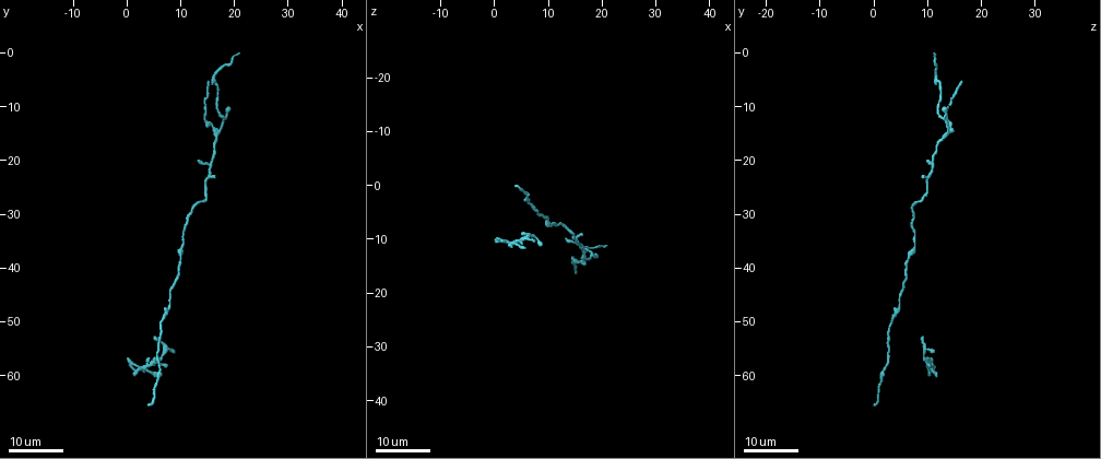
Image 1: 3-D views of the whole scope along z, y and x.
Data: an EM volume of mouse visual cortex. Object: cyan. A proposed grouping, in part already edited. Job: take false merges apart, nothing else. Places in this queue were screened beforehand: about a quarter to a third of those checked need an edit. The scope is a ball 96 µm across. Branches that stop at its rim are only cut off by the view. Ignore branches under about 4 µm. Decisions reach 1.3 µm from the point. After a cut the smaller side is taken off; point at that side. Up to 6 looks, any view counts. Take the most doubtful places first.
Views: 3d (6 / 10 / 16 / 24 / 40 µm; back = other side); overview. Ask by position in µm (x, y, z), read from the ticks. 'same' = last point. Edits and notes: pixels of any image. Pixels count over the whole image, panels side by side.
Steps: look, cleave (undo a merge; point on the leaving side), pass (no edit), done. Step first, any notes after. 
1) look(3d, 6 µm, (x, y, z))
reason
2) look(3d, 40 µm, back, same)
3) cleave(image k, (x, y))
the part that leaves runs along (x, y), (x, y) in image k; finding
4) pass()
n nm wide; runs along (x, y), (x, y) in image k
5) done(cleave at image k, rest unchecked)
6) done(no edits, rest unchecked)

look(3d, 24 µm, (16.5, 15.0, 13.5))
a fork

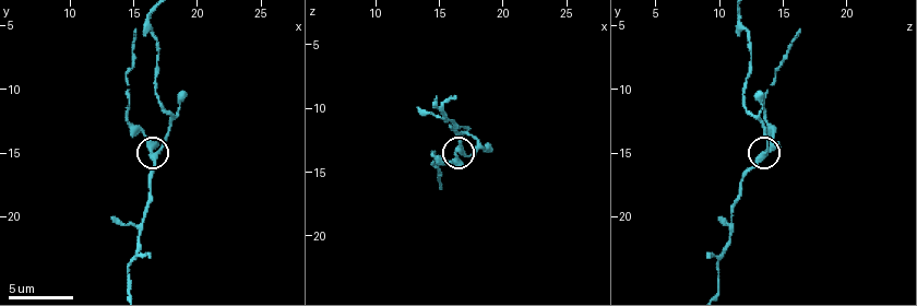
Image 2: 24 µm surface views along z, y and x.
look(3d, 6 µm, (16.8, 15.0, 13.4))

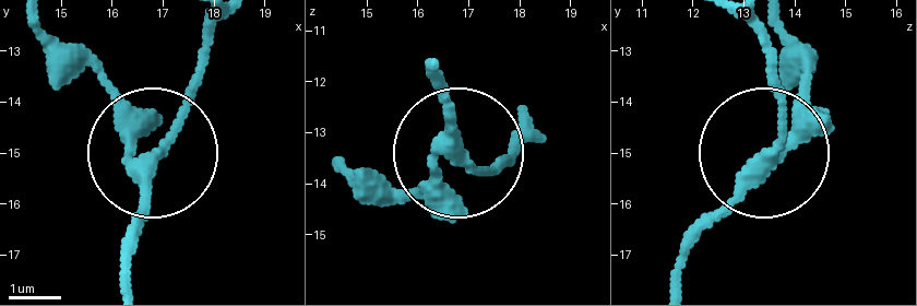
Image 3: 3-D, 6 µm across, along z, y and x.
pass()
runs along (437, 63), (459, 167), (389, 202) in image 3; one neuron here

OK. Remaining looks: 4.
look(3d, 6 µm, (15.8, 20.2, 10.8))
a narrow waist

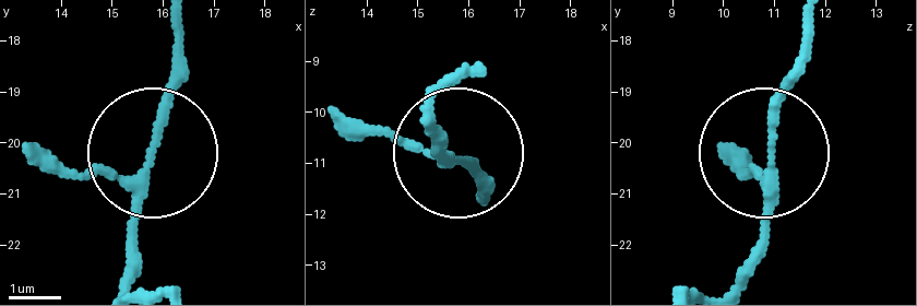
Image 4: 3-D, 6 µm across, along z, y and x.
pass()
3 arms; all the same neuron

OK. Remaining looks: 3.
look(3d, 24 µm, (6.5, 49.0, 4.0))
thick turns thin

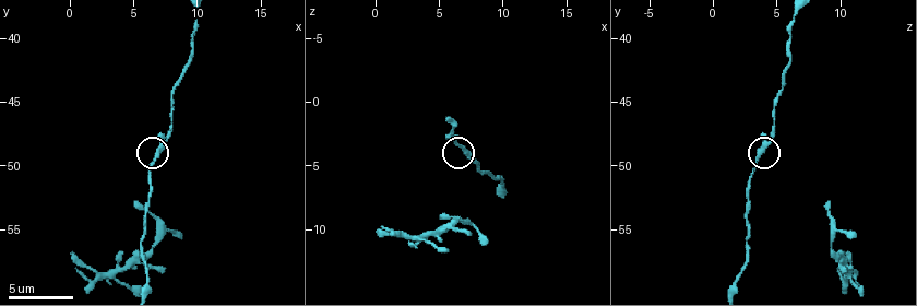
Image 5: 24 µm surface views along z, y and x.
look(3d, 6 µm, (6.8, 49.4, 3.8))

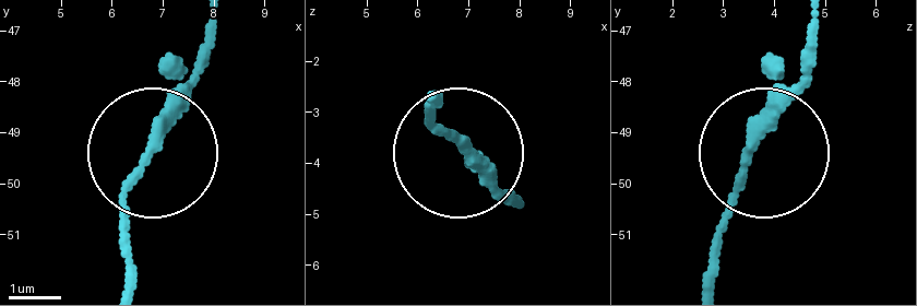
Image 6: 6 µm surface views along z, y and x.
pass()
runs along (211, 22), (202, 74), (141, 179), (119, 252) in image 6; continuous, no second neuron

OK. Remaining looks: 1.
done(no edits, rest unchecked)

